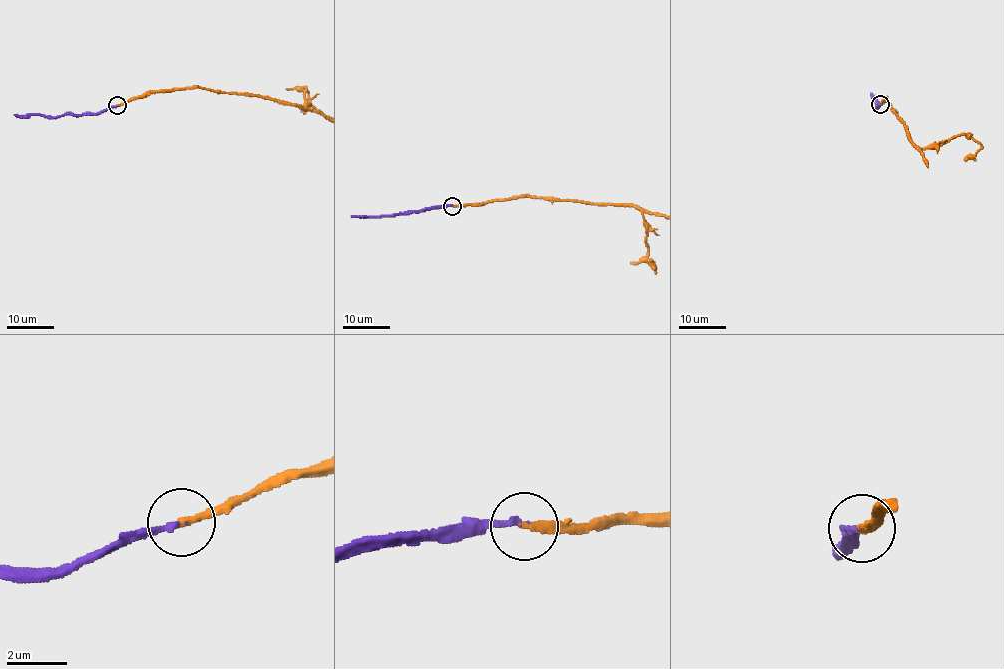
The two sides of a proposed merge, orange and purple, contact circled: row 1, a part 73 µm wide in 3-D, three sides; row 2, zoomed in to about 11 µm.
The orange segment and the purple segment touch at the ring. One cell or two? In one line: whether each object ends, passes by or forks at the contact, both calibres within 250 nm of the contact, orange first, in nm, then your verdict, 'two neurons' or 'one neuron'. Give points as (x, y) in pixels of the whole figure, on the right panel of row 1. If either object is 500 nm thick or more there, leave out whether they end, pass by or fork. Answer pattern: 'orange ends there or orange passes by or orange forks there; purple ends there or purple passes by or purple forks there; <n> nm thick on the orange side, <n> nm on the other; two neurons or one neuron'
orange ends there; purple ends there; 260 nm thick on the orange side, 180 nm on the other; one neuron

